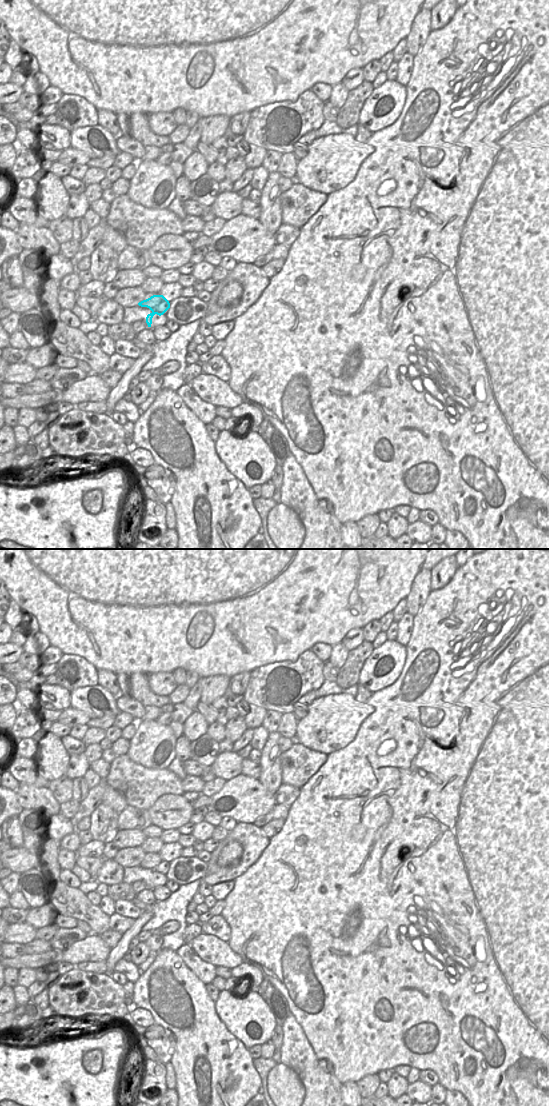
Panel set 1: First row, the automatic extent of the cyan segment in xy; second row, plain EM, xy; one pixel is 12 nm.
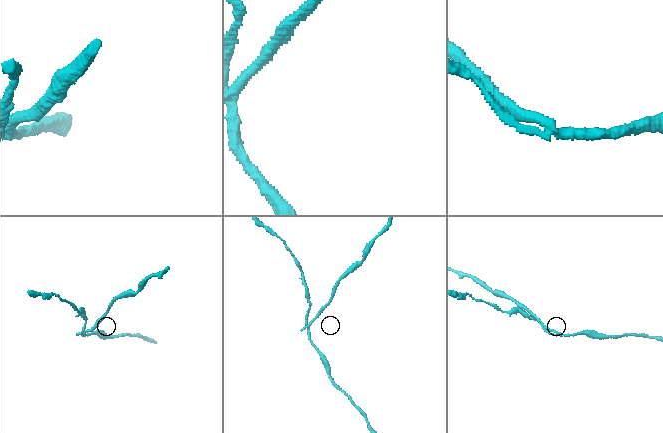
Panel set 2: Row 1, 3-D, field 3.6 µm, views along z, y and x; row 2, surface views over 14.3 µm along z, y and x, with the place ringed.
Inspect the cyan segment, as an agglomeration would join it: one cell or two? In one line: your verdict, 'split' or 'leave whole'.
split

